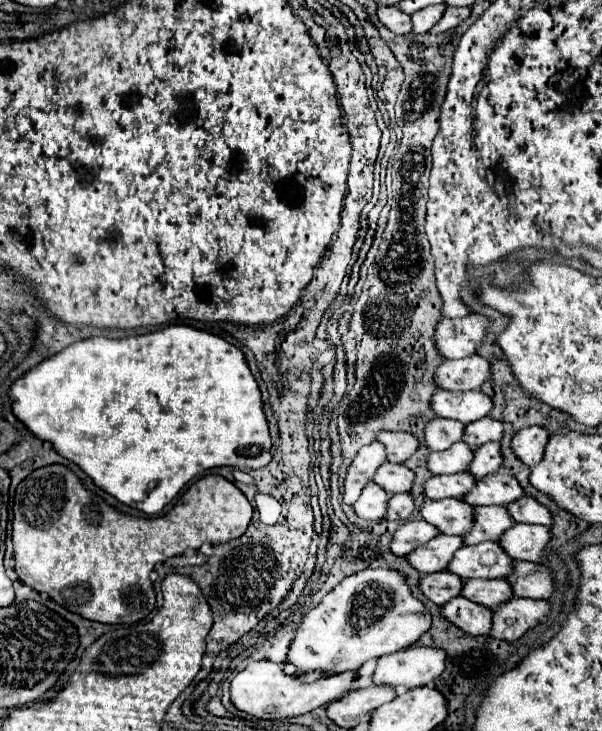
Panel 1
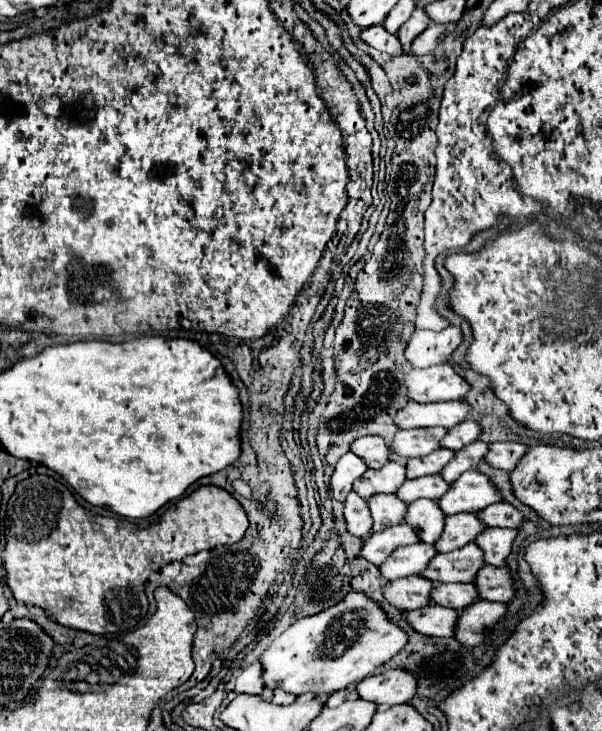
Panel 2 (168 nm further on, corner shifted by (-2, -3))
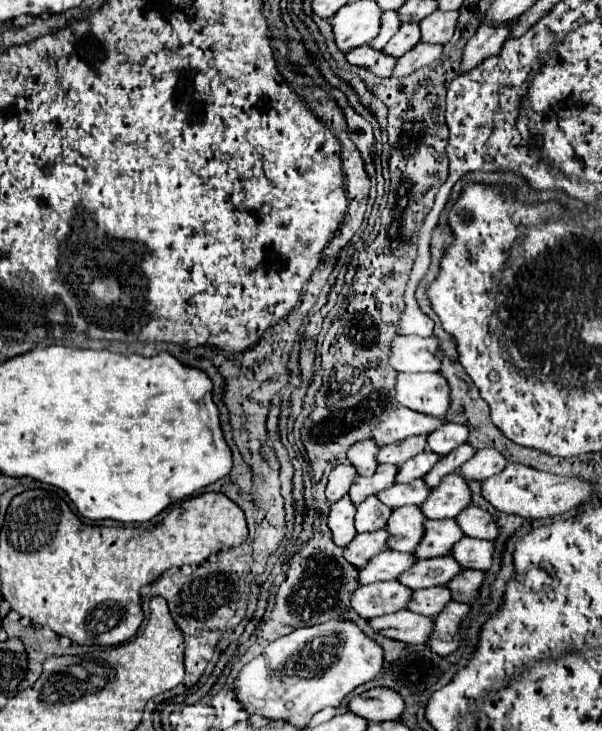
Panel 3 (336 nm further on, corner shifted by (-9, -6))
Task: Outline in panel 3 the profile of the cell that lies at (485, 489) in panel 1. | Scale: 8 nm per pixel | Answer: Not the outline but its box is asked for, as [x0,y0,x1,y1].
[420,474,470,518]

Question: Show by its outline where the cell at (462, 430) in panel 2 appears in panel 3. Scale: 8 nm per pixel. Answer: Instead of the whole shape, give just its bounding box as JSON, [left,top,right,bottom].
[426,424,466,456]

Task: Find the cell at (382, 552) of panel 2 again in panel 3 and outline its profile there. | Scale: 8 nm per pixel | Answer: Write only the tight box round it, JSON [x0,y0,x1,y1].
[344,530,386,568]

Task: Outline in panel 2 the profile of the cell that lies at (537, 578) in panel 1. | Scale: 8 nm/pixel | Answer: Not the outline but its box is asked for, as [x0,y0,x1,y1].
[475,567,515,603]

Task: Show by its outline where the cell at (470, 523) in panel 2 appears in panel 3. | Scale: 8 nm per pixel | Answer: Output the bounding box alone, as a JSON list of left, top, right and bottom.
[412,520,462,560]

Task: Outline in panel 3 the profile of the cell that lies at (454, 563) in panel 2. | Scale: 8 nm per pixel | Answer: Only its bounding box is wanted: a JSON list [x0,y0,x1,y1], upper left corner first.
[398,556,462,590]

